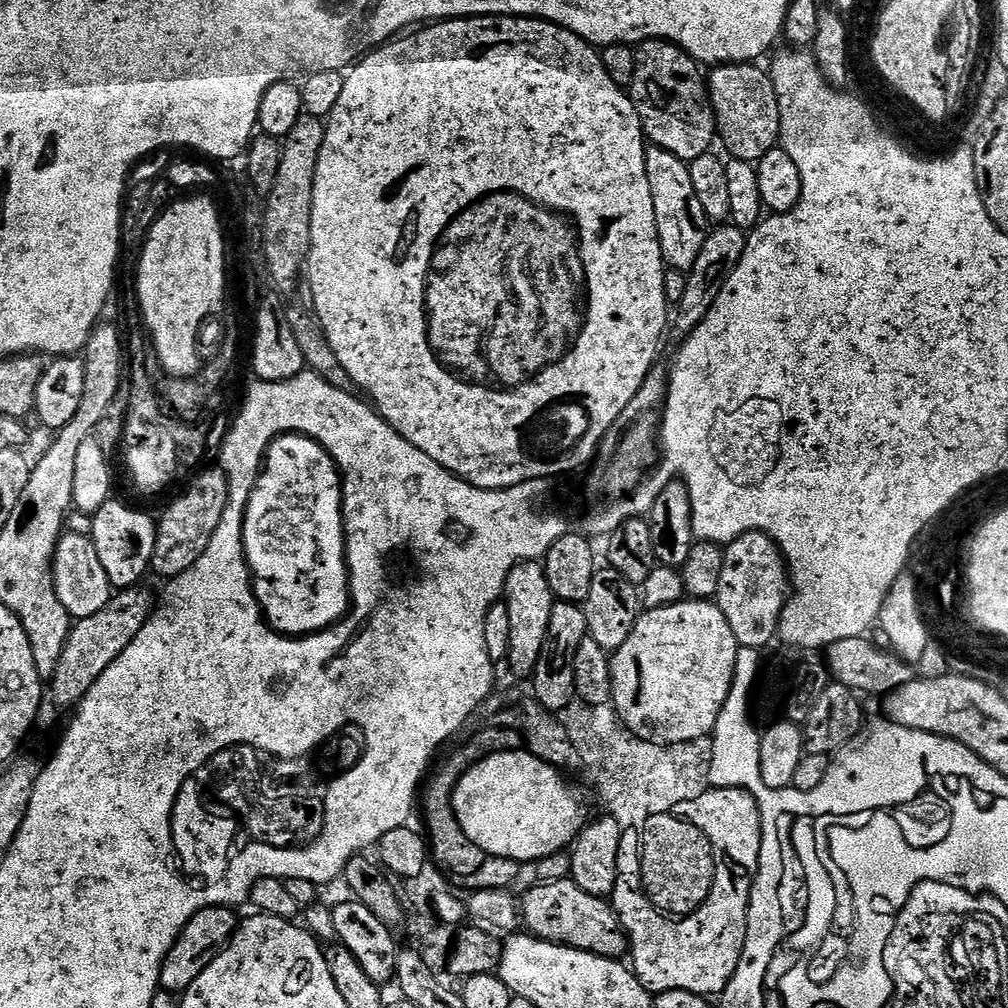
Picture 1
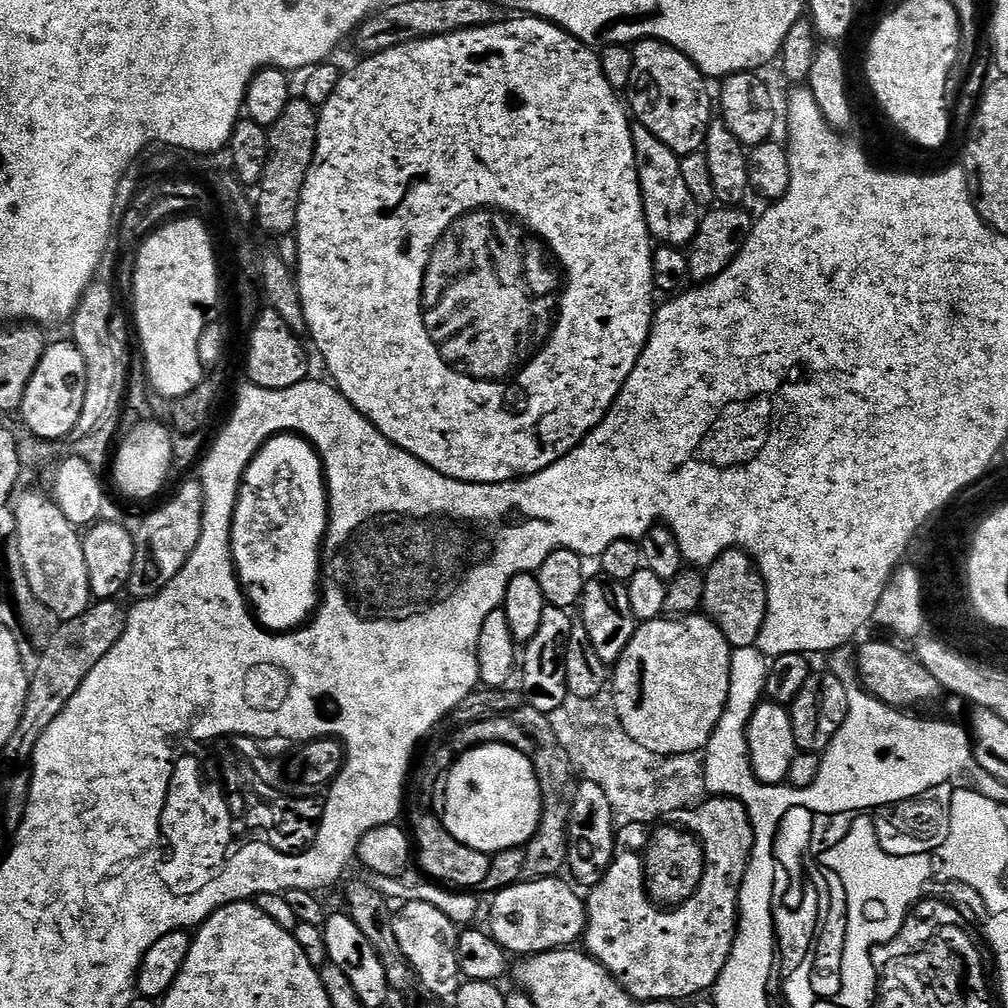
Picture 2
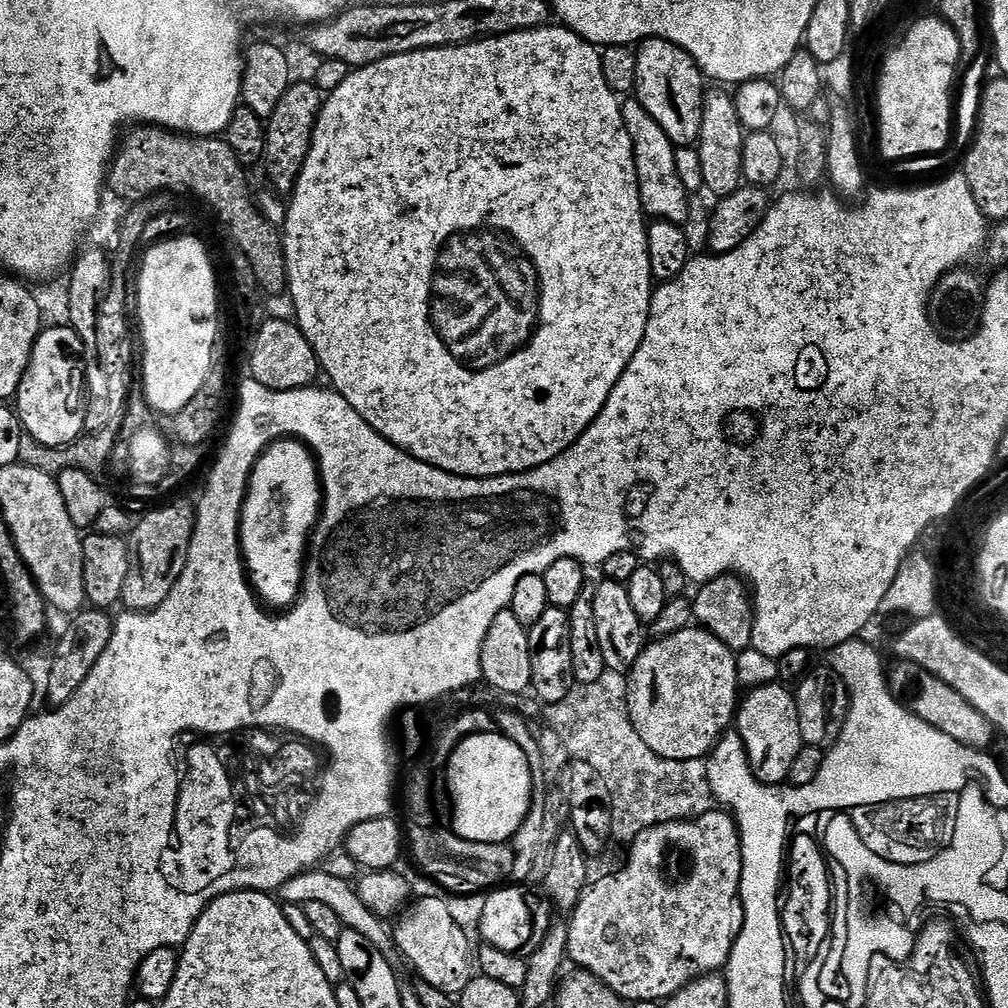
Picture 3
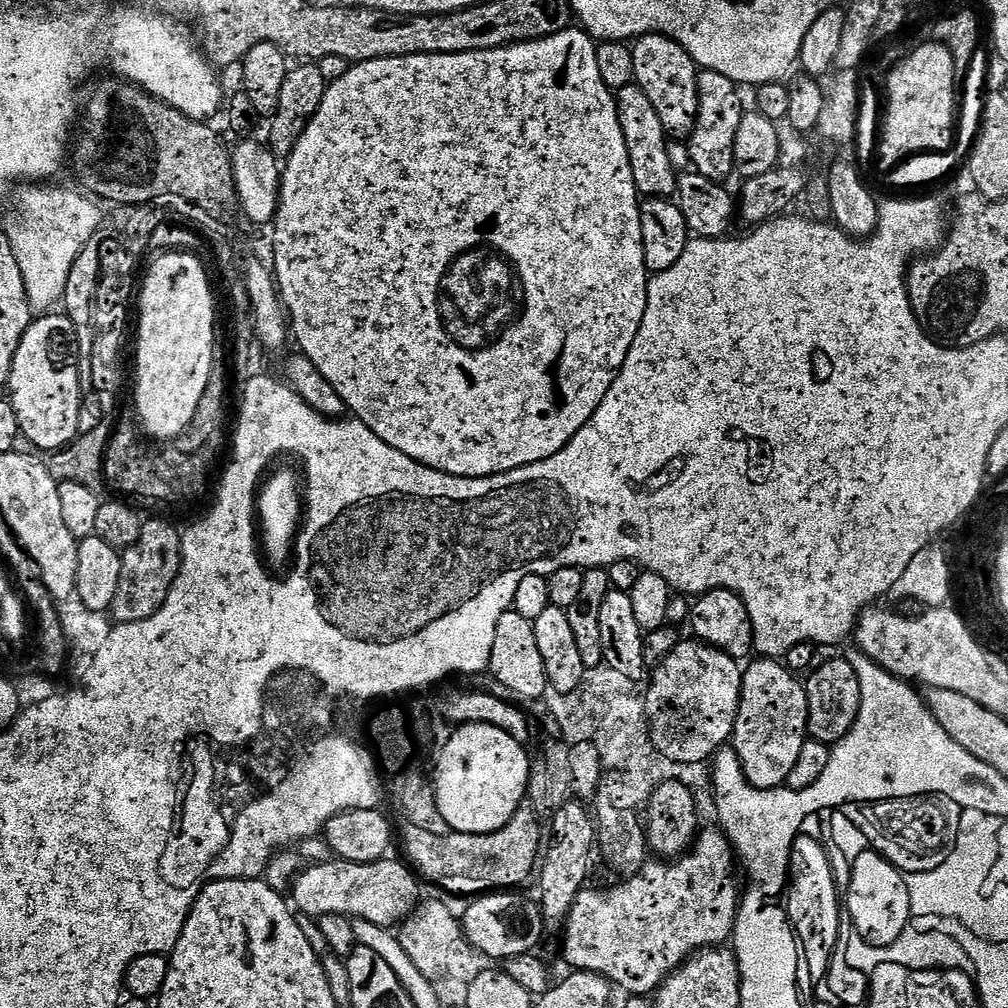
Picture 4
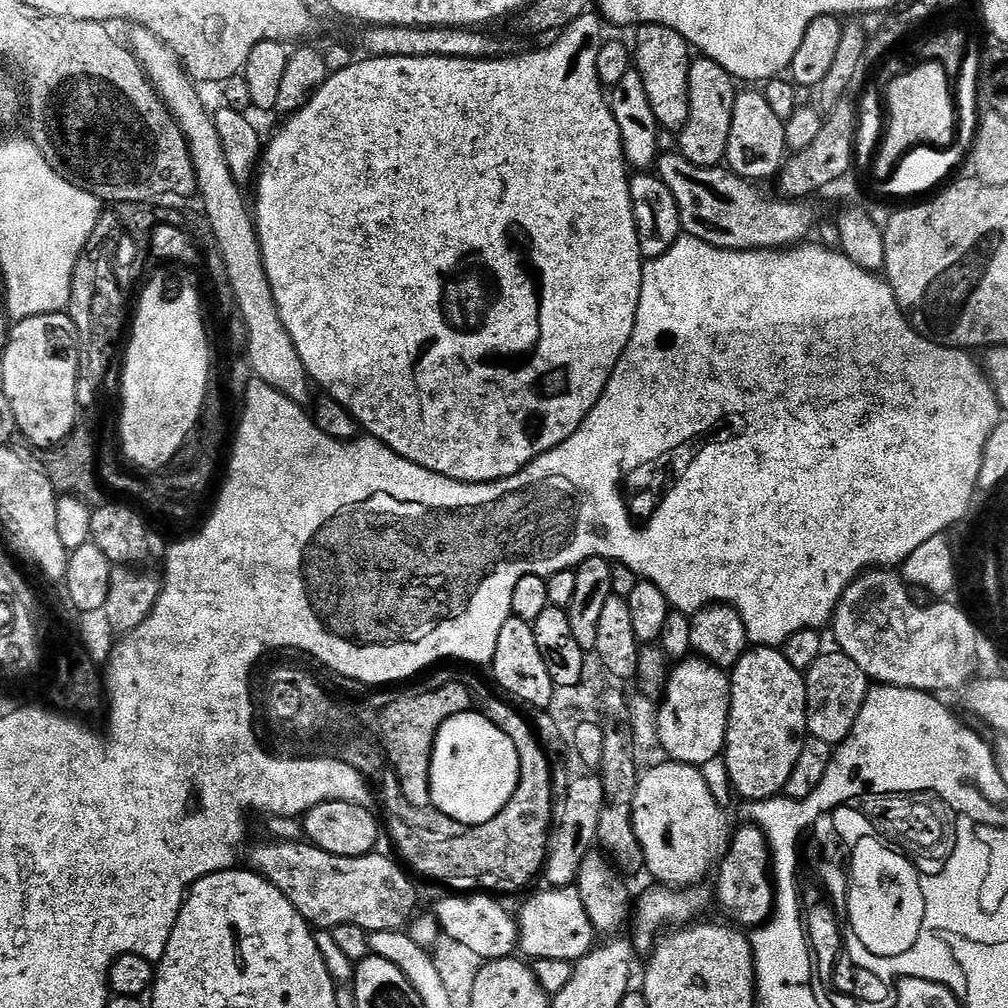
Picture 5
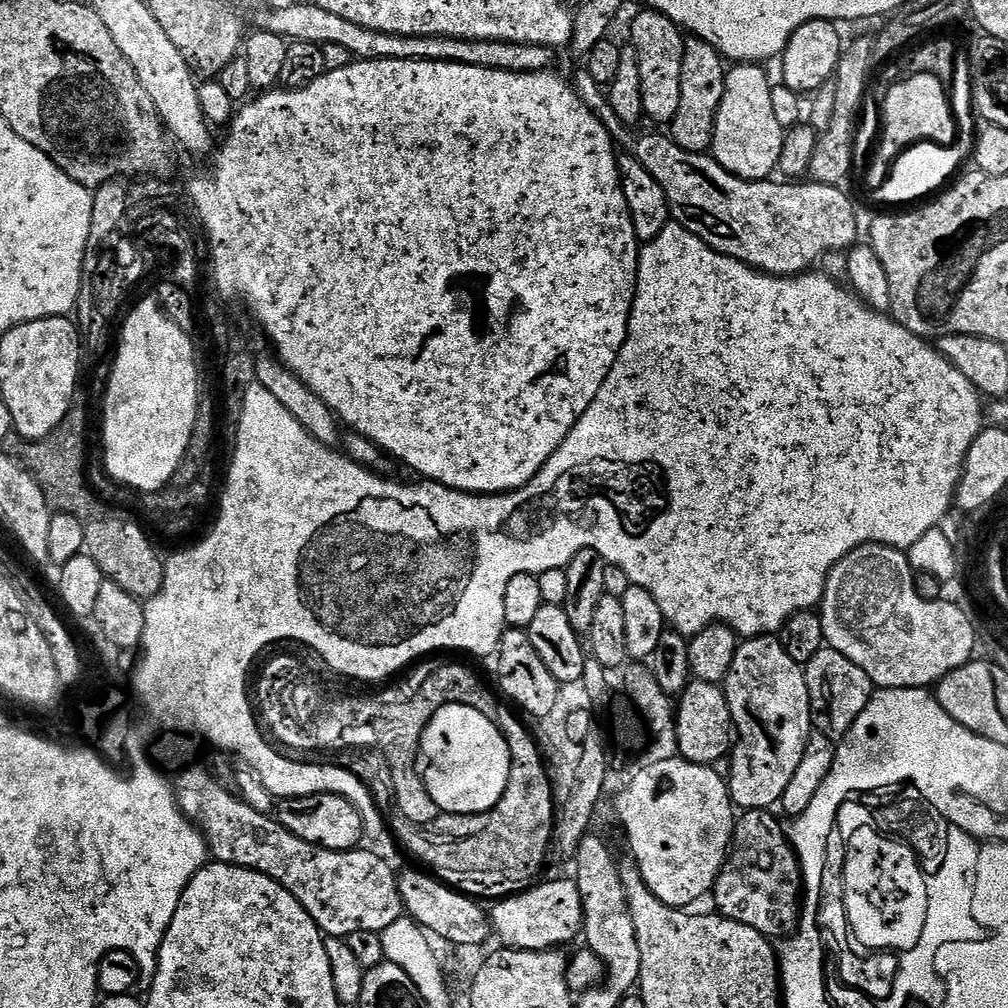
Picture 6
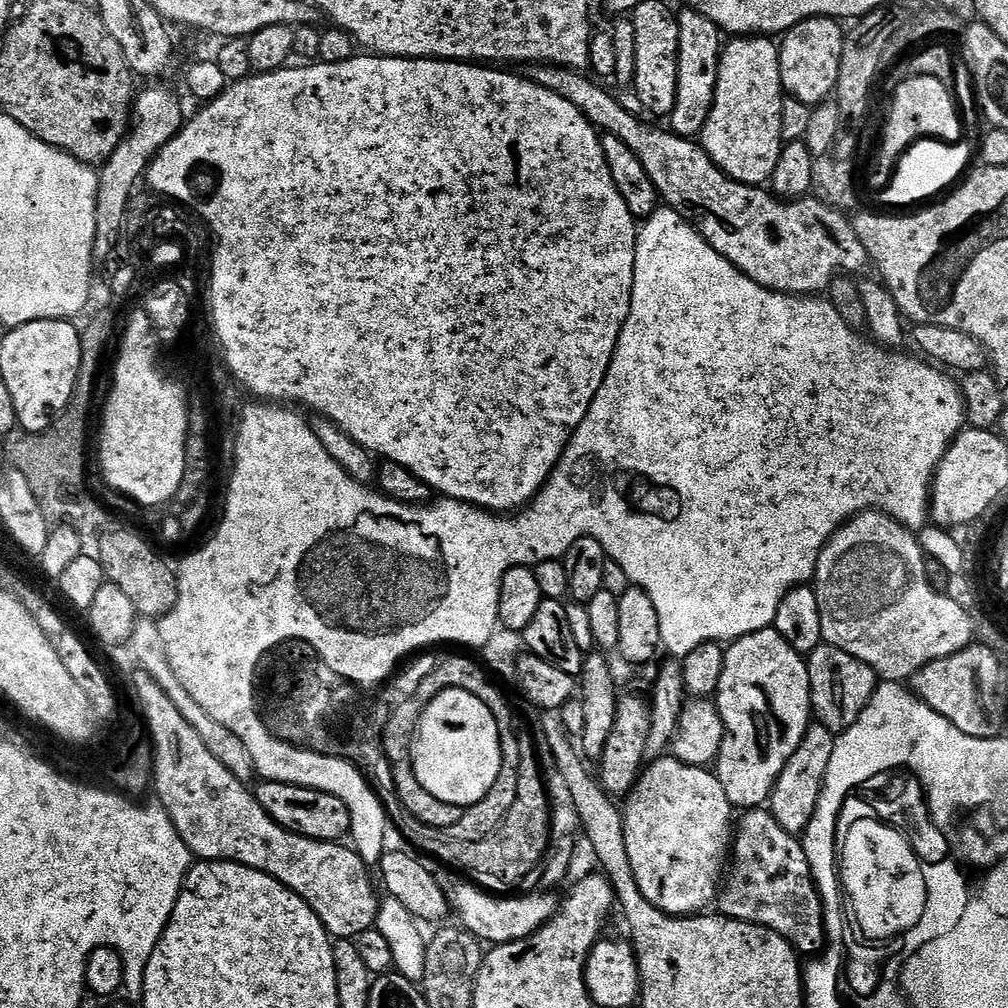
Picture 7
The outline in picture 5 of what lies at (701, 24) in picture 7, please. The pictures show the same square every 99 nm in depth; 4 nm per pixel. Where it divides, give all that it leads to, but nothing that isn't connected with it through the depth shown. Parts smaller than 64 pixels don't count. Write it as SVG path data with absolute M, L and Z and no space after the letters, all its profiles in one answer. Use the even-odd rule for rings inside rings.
M701 56L691 61L688 72L689 114L687 122L678 132L677 147L681 156L696 166L707 168L717 167L725 161L737 95L735 77L723 70L722 66Z

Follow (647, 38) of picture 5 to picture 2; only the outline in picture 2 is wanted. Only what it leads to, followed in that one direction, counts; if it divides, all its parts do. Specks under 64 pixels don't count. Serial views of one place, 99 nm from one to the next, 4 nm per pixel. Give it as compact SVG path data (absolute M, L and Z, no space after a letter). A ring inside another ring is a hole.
M637 40L632 57L634 74L630 74L626 100L628 96L635 123L670 146L676 156L687 158L699 153L705 147L708 128L714 119L714 96L708 93L709 81L686 54L660 40Z

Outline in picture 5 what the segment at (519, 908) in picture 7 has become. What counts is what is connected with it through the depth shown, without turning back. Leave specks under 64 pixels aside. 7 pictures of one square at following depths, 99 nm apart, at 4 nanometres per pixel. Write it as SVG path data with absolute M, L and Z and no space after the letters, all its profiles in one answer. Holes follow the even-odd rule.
M545 887L543 891L530 897L521 906L520 912L518 911L519 951L524 951L523 955L532 962L540 959L564 959L575 962L582 959L597 943L598 933L587 917L578 888Z

